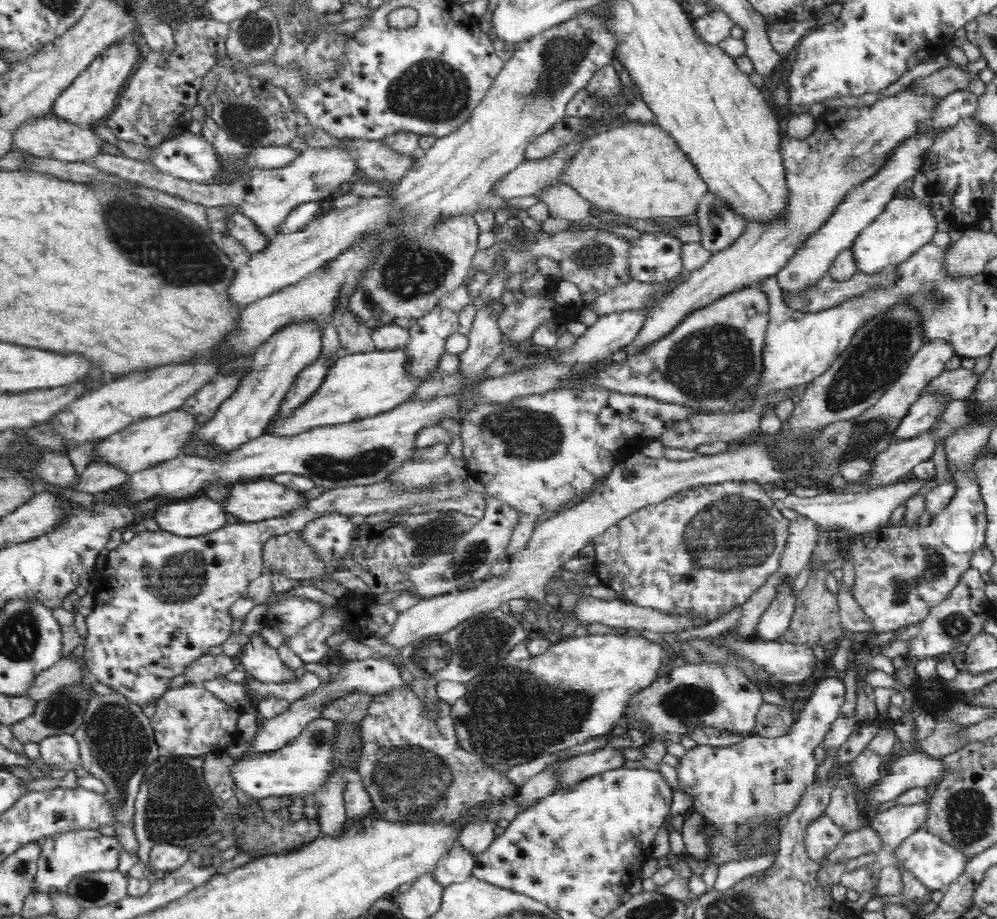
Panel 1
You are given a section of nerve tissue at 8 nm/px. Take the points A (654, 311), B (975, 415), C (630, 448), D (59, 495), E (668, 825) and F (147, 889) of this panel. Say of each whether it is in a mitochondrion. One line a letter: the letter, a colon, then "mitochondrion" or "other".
A: other
B: other
C: other
D: other
E: other
F: other

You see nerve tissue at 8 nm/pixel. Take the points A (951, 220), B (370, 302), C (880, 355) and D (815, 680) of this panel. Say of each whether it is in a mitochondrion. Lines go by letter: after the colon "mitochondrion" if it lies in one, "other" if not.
A: other
B: mitochondrion
C: mitochondrion
D: other

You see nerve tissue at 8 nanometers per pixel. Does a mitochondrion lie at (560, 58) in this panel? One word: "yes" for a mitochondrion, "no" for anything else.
yes

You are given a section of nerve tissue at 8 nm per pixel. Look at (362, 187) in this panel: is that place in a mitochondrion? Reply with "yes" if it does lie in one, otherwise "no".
no

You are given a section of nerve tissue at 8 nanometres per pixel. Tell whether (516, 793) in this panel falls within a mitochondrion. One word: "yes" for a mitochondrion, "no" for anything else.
no

